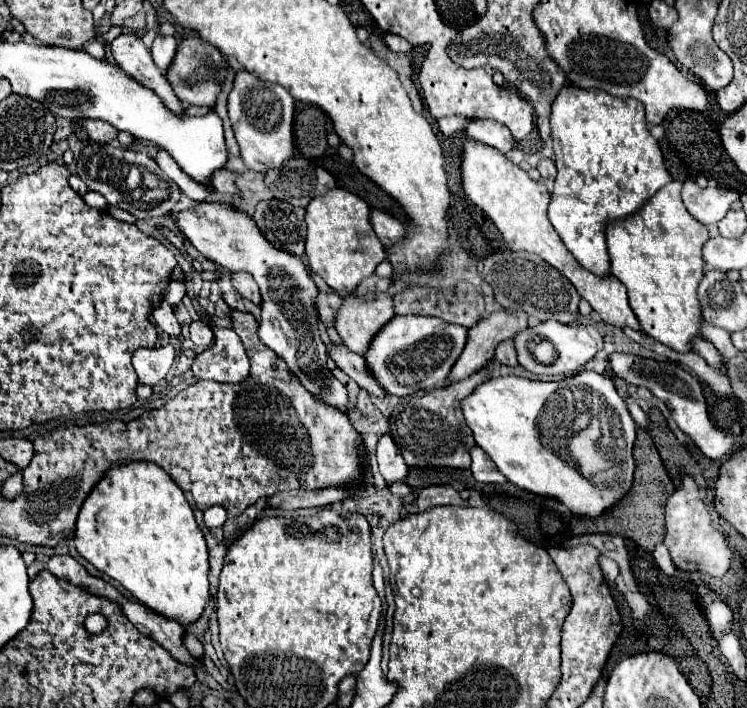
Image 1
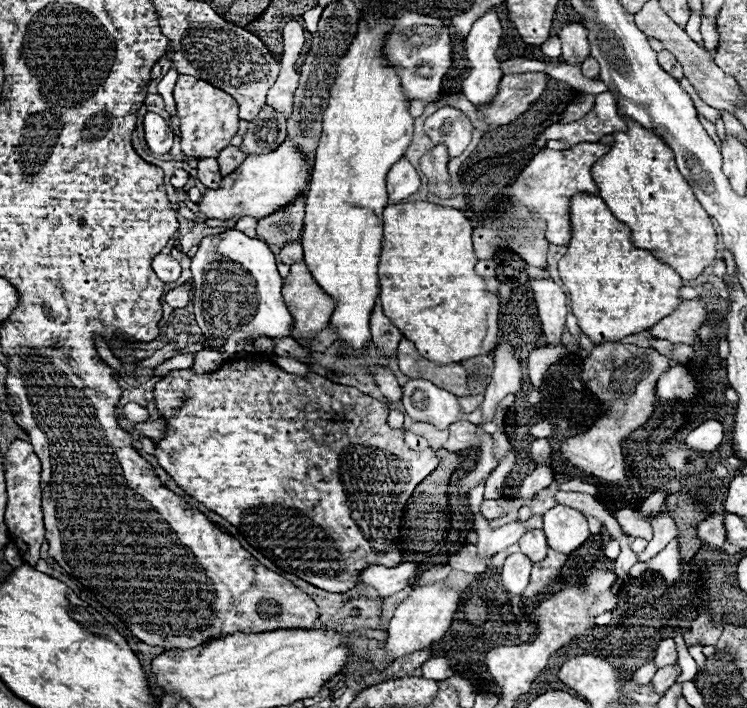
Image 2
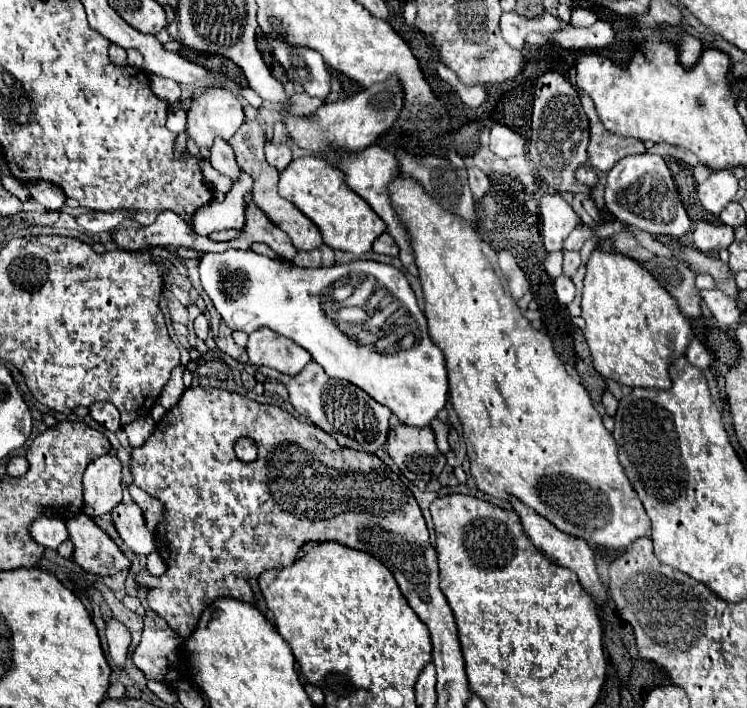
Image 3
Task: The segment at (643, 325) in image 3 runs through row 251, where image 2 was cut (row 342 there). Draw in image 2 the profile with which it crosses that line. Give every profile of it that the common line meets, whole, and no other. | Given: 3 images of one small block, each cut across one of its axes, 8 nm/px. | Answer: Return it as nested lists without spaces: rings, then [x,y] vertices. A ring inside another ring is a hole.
[[[574,194],[570,198],[570,228],[572,238],[568,252],[558,260],[558,274],[570,292],[570,306],[582,332],[594,344],[644,332],[682,302],[678,298],[682,278],[648,250],[636,248],[630,228],[612,216],[600,196]]]

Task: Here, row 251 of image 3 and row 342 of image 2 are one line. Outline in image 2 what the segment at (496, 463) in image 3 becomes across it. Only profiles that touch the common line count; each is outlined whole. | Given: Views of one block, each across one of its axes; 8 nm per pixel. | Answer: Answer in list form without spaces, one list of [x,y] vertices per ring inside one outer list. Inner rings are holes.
[[[408,202],[408,204],[392,204],[386,206],[384,212],[384,244],[382,244],[382,256],[380,256],[380,266],[378,266],[378,274],[380,274],[380,300],[382,300],[382,308],[384,314],[390,318],[390,322],[410,340],[416,344],[418,352],[434,362],[434,364],[452,364],[452,362],[462,362],[466,358],[472,356],[480,356],[480,354],[488,354],[496,340],[498,340],[498,296],[486,290],[486,284],[480,276],[476,276],[474,266],[476,266],[476,256],[474,256],[474,246],[472,246],[472,226],[466,220],[466,216],[460,210],[454,208],[446,208],[446,206],[438,206],[432,202]]]

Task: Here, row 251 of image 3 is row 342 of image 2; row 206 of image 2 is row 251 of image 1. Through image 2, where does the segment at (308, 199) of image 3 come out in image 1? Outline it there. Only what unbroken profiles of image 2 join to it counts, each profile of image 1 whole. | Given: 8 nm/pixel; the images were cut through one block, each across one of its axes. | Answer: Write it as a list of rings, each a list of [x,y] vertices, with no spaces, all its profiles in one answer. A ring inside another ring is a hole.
[[[332,188],[324,196],[316,196],[306,206],[306,260],[312,270],[340,296],[352,294],[360,280],[374,274],[374,268],[386,258],[384,246],[372,230],[370,208],[356,194]]]

